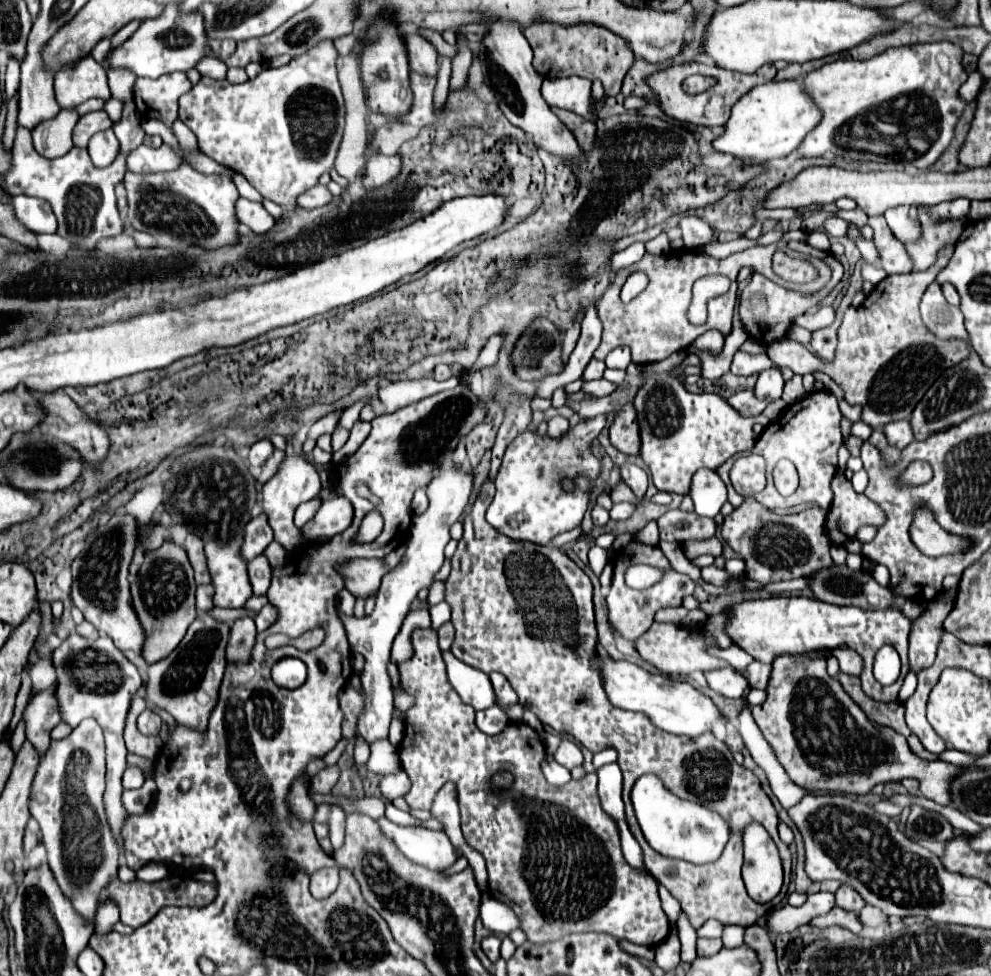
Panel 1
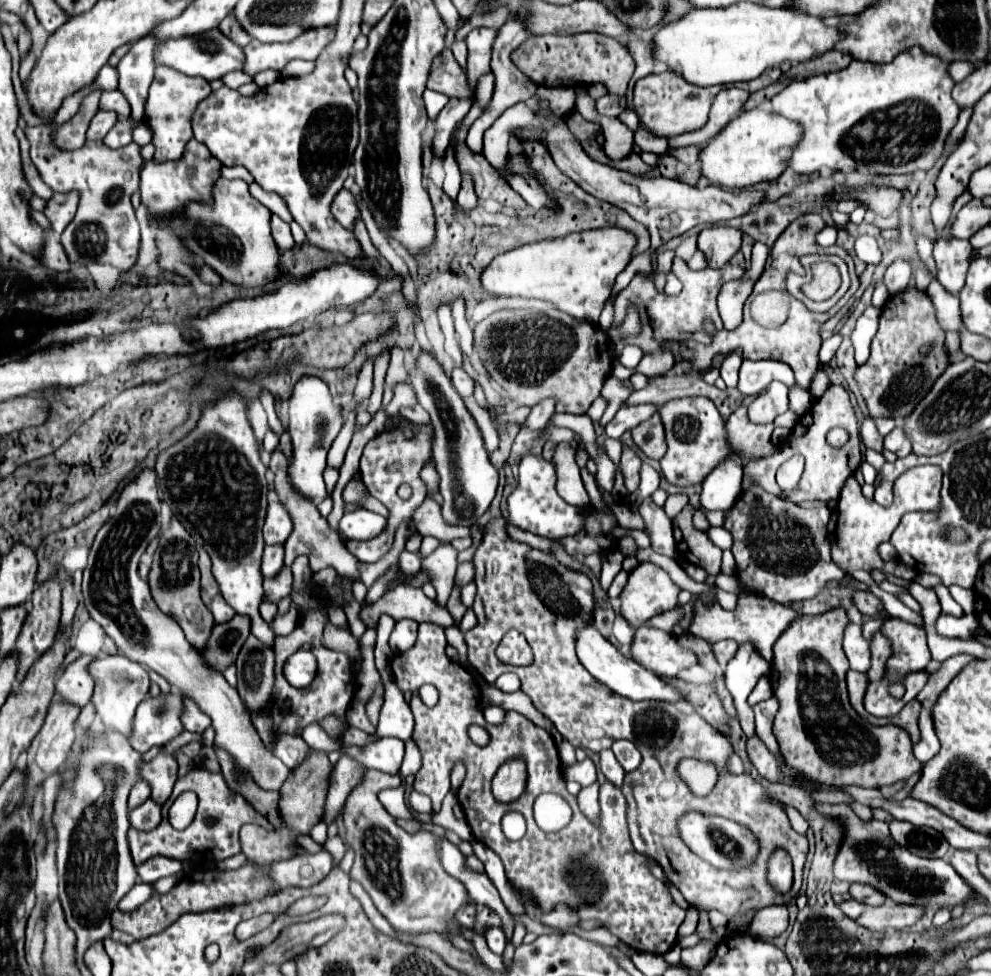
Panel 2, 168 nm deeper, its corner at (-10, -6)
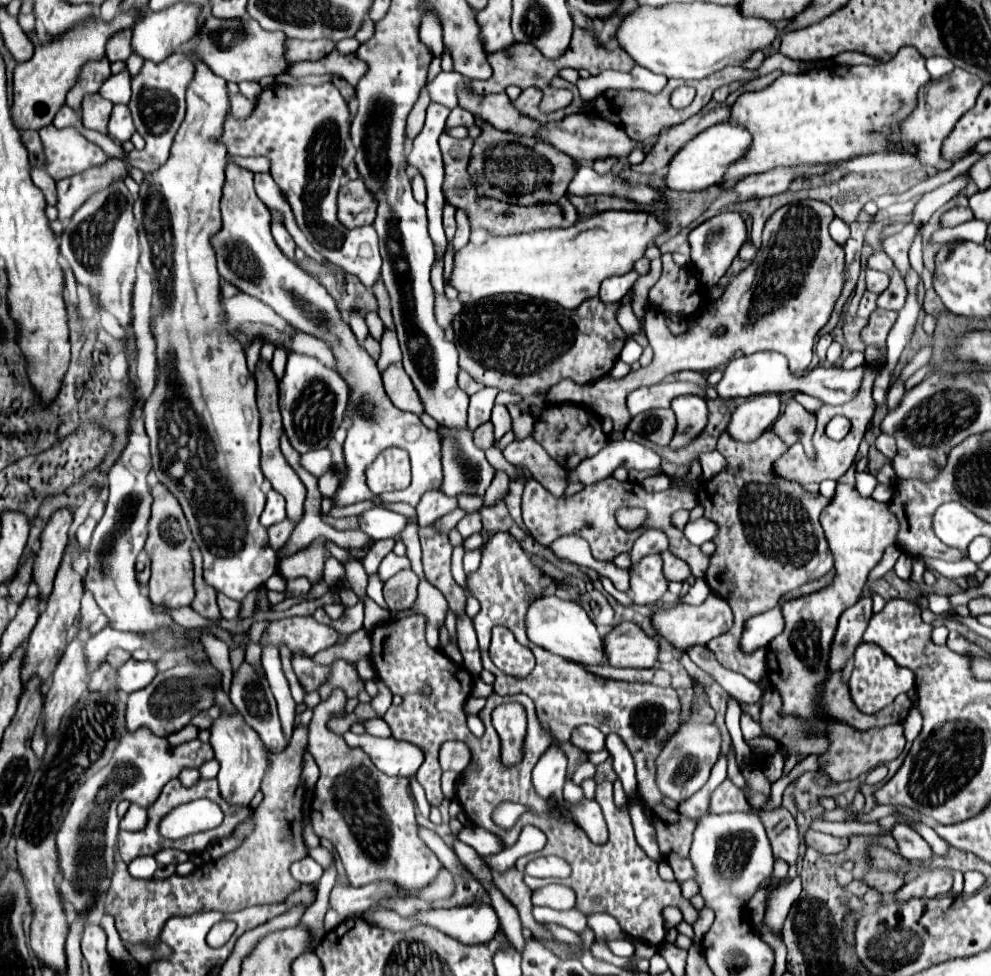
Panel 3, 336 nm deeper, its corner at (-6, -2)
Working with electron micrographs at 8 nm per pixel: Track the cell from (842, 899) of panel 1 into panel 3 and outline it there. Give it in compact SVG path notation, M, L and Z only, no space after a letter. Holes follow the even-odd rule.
M867 872L861 882L865 882L869 888L879 890L881 894L897 892L905 882L903 876L887 876L887 872Z

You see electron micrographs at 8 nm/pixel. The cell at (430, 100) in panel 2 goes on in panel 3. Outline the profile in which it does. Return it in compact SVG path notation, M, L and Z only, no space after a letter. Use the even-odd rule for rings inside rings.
M441 72L435 80L431 80L427 84L431 102L439 102L447 108L455 108L457 106L455 88L457 88L459 80L463 80L463 76L459 76L459 72Z

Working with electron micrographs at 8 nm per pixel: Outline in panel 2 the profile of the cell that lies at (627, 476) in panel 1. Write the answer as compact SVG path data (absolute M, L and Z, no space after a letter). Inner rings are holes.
M651 498L643 500L639 506L639 514L645 522L645 534L651 538L651 548L657 554L665 554L669 558L677 556L671 520L663 508L659 508Z

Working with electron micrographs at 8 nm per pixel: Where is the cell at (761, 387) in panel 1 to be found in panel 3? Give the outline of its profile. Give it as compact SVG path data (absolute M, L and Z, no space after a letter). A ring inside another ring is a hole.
M759 394L739 404L731 416L727 432L739 442L757 440L777 420L781 412L781 394Z

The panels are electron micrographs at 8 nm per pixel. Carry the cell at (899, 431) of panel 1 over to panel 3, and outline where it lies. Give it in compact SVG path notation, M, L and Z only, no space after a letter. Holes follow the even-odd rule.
M885 432L877 436L875 446L877 446L877 448L879 448L887 458L893 458L895 452L897 452L897 442L895 442L895 438L889 436L889 434L885 434Z

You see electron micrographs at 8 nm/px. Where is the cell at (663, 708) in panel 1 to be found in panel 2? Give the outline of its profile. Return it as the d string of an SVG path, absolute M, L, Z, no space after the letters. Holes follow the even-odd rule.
M591 624L579 628L577 636L575 636L575 650L577 650L577 658L581 660L581 664L591 672L593 678L597 678L601 684L605 684L609 690L613 690L619 696L625 696L629 700L665 700L665 702L673 702L673 704L685 704L685 696L679 694L673 686L669 686L663 678L659 678L657 674L649 672L647 668L643 668L641 664L637 664L631 658L625 658L609 640L605 640L599 630Z

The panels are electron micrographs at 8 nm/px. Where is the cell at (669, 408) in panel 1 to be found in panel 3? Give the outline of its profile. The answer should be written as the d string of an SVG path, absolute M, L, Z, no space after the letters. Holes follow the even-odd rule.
M695 394L673 398L671 410L675 412L677 428L675 428L675 434L673 434L673 440L669 446L673 450L679 450L679 448L691 444L705 430L709 410L707 410L707 402Z

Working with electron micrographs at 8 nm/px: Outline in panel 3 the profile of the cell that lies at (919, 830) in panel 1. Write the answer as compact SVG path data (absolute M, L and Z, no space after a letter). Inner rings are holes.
M905 824L895 826L891 830L891 836L895 838L895 842L899 846L899 854L903 858L913 860L913 862L925 862L925 864L931 862L931 858L933 858L931 846L909 826L905 826Z

